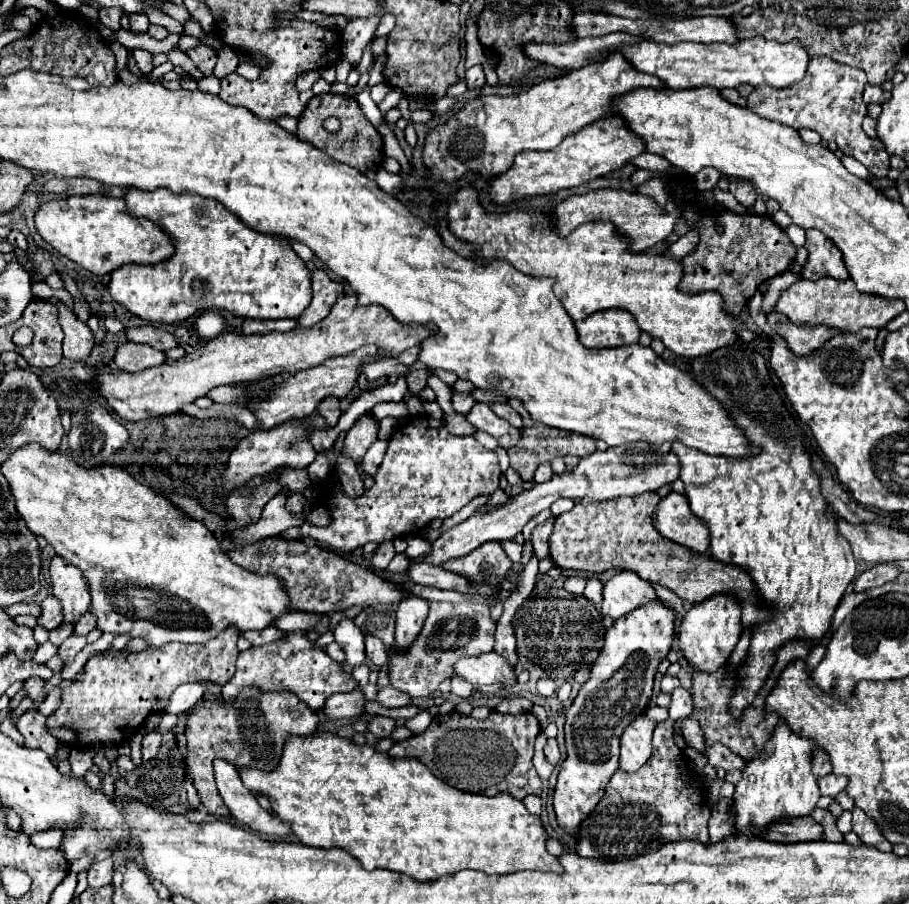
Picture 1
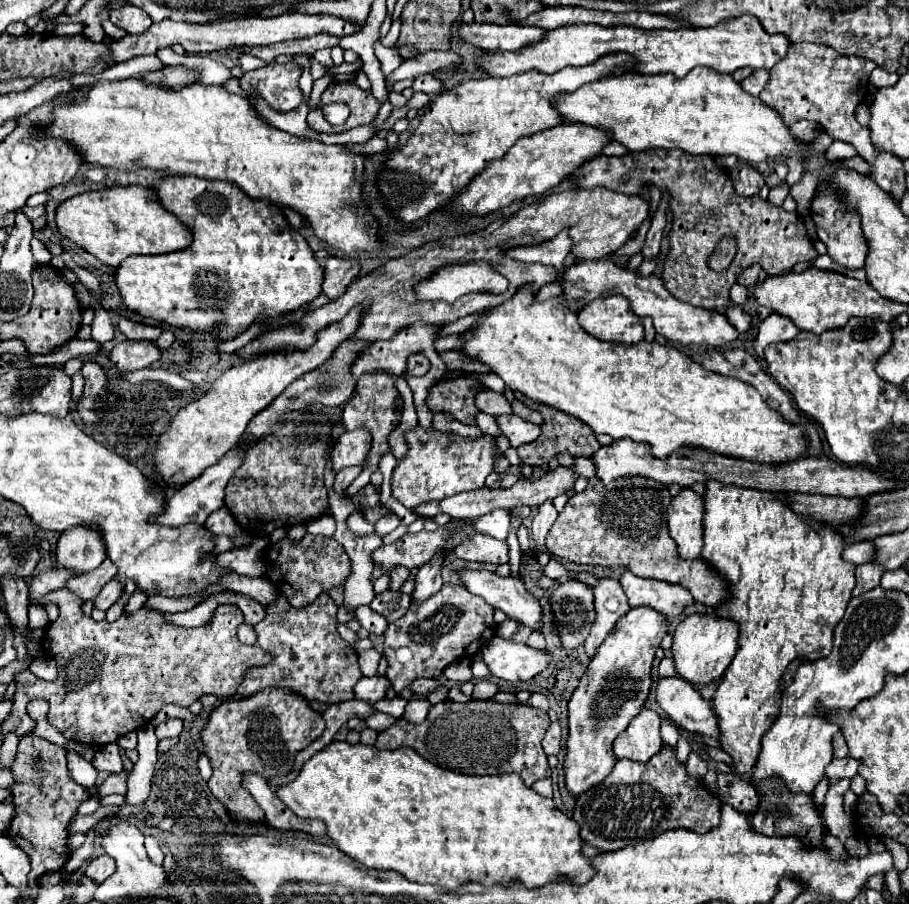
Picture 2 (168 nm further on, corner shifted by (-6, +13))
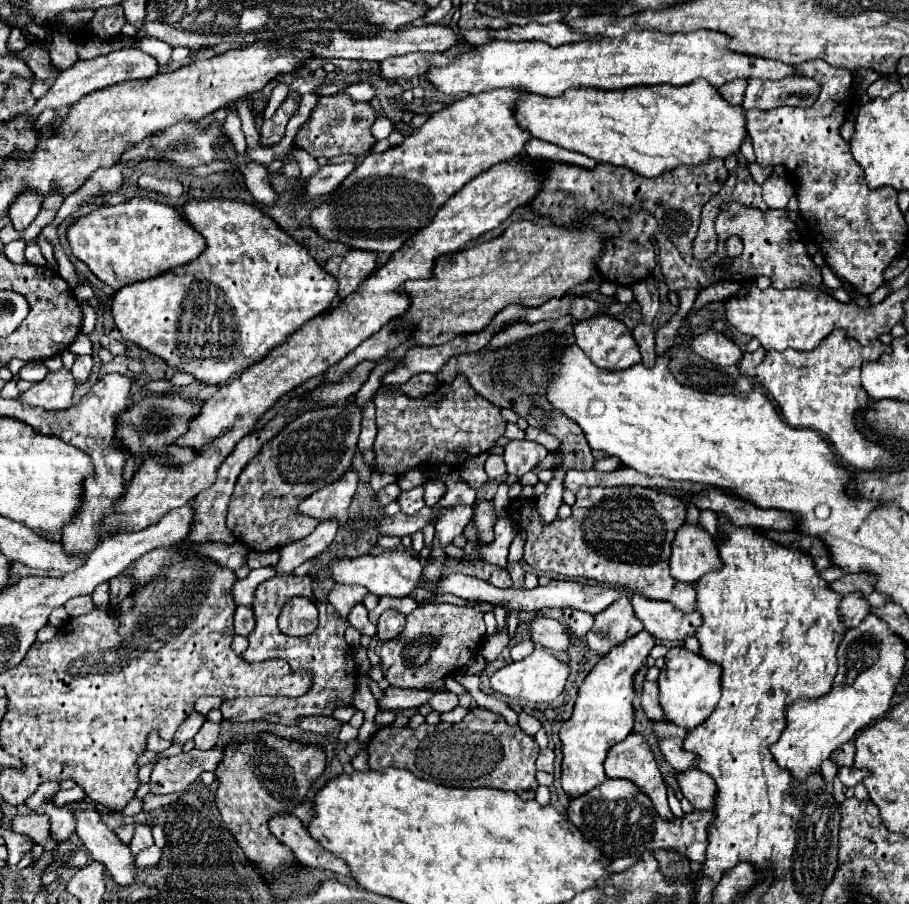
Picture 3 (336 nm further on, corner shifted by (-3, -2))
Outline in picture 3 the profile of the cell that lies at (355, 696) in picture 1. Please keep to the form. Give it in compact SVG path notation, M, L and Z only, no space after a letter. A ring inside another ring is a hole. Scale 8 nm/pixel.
M388 688L384 690L382 698L378 698L378 708L382 710L406 710L406 708L418 708L428 702L428 696L432 696L432 690L416 692L416 690L402 690L402 688Z

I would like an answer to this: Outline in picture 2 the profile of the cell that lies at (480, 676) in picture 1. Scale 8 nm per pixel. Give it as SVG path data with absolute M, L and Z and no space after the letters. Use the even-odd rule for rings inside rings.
M495 637L495 643L483 649L483 659L497 679L529 681L549 667L551 653L547 649L533 649L525 643Z

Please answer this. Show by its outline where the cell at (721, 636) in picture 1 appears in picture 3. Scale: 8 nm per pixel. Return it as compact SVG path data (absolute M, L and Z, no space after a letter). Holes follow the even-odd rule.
M684 646L670 648L666 654L666 666L662 668L658 678L660 704L666 718L686 730L702 724L716 706L716 700L720 700L720 676L720 666L706 660L702 654L694 654Z

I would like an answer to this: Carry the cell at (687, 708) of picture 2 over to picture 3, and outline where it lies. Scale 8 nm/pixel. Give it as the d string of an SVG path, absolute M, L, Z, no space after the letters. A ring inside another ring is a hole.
M644 682L644 694L642 694L642 708L646 712L646 716L654 722L664 722L664 724L670 724L668 718L664 716L662 712L662 706L658 702L658 696L660 696L660 690L658 690L658 684L656 682Z

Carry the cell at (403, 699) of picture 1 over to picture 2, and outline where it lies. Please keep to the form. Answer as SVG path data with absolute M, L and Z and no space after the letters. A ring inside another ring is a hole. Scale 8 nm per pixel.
M415 679L415 681L411 683L411 689L413 689L413 693L415 693L417 697L425 697L425 695L429 695L431 691L435 691L437 687L441 687L441 683L439 683L437 679Z

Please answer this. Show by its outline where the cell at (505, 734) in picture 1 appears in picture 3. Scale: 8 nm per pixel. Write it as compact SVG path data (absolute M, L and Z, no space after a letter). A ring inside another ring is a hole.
M474 708L458 724L438 722L422 724L420 728L380 728L368 744L370 770L384 770L388 766L406 768L414 776L432 780L442 786L460 788L498 788L512 790L522 800L534 800L536 782L536 756L540 748L534 736L528 736L520 726L510 726L504 718L492 718L492 712Z

